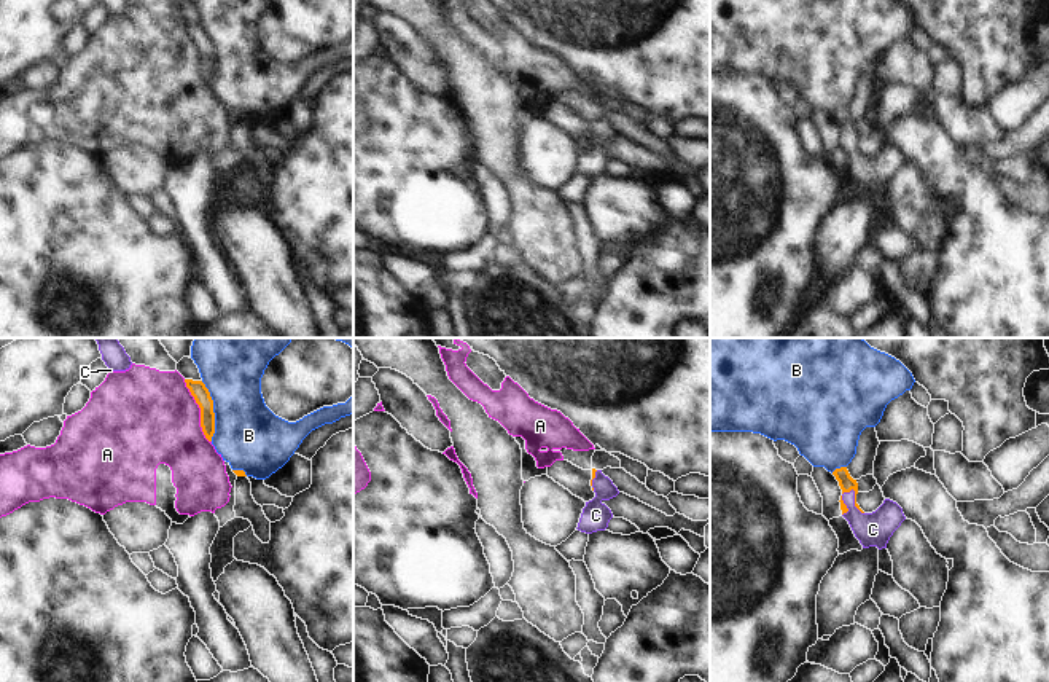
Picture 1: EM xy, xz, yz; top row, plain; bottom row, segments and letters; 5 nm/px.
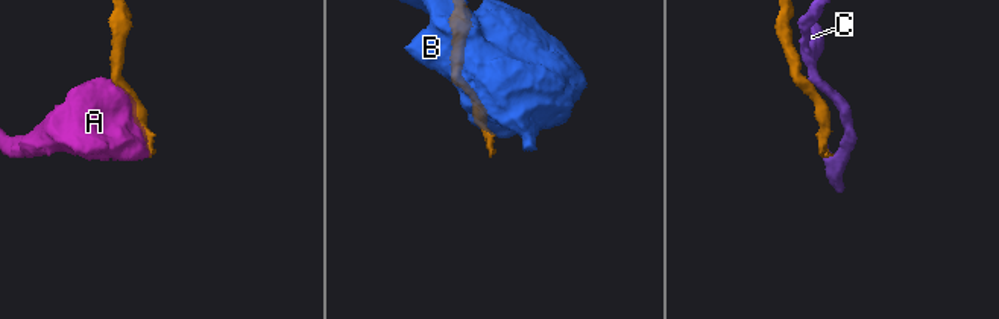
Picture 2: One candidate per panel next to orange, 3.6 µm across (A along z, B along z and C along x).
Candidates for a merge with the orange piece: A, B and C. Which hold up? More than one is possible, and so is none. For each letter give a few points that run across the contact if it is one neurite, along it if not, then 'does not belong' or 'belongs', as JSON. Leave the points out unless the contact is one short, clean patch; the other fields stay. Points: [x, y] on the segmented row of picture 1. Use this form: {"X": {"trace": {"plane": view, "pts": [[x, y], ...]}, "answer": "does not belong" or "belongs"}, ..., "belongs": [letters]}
{"A": {"answer": "does not belong"}, "B": {"answer": "does not belong"}, "C": {"trace": {"plane": "yz", "pts": [[846, 482], [855, 497], [854, 510], [873, 529]]}, "answer": "belongs"}, "belongs": ["C"]}

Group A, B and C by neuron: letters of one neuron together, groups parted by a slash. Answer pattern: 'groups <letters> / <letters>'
groups A / B / C

